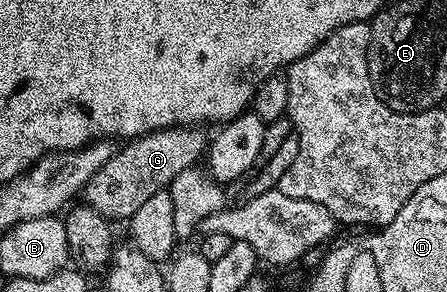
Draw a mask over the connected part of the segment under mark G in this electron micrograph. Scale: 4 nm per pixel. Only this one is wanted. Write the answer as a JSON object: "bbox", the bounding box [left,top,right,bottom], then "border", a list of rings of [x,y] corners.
{"bbox":[81,125,209,222],"border":[[[174,125],[172,129],[158,129],[144,137],[128,140],[124,144],[127,146],[116,148],[109,163],[89,179],[81,194],[82,200],[107,221],[126,222],[152,195],[164,192],[181,171],[196,164],[206,154],[209,137],[203,131],[190,125]]]}

